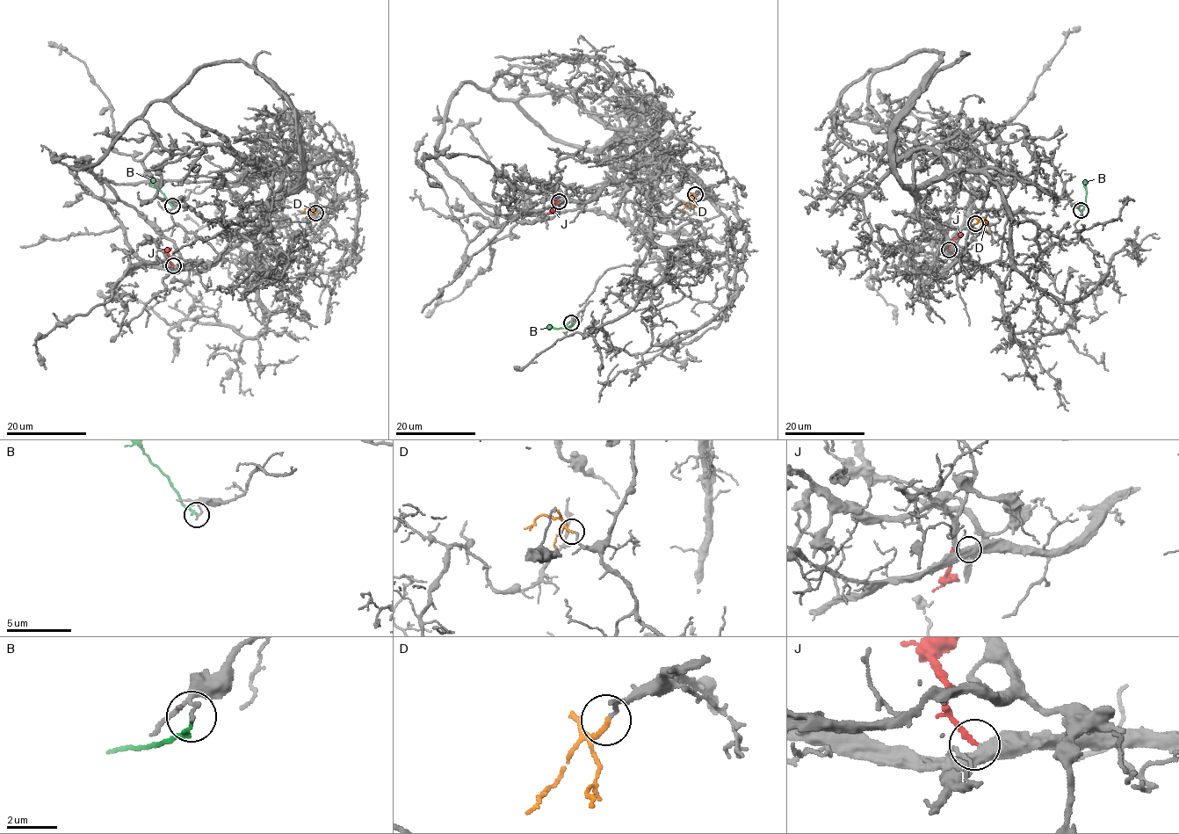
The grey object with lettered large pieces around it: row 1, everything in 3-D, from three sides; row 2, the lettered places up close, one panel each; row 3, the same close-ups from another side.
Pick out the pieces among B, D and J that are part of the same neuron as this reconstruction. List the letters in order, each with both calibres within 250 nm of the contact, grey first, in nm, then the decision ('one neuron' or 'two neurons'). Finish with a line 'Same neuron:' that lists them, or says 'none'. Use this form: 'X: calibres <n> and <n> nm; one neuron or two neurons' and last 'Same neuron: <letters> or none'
B: calibres 130 and 180 nm; two neurons
D: calibres 150 and 190 nm; one neuron
J: calibres 500 and 200 nm; one neuron
Same neuron: D, J

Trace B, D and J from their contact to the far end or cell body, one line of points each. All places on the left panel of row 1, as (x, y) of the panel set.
B: (172, 205), (151, 178)
D: (316, 213), (307, 207), (301, 212)
J: (174, 265), (169, 255), (162, 250)

